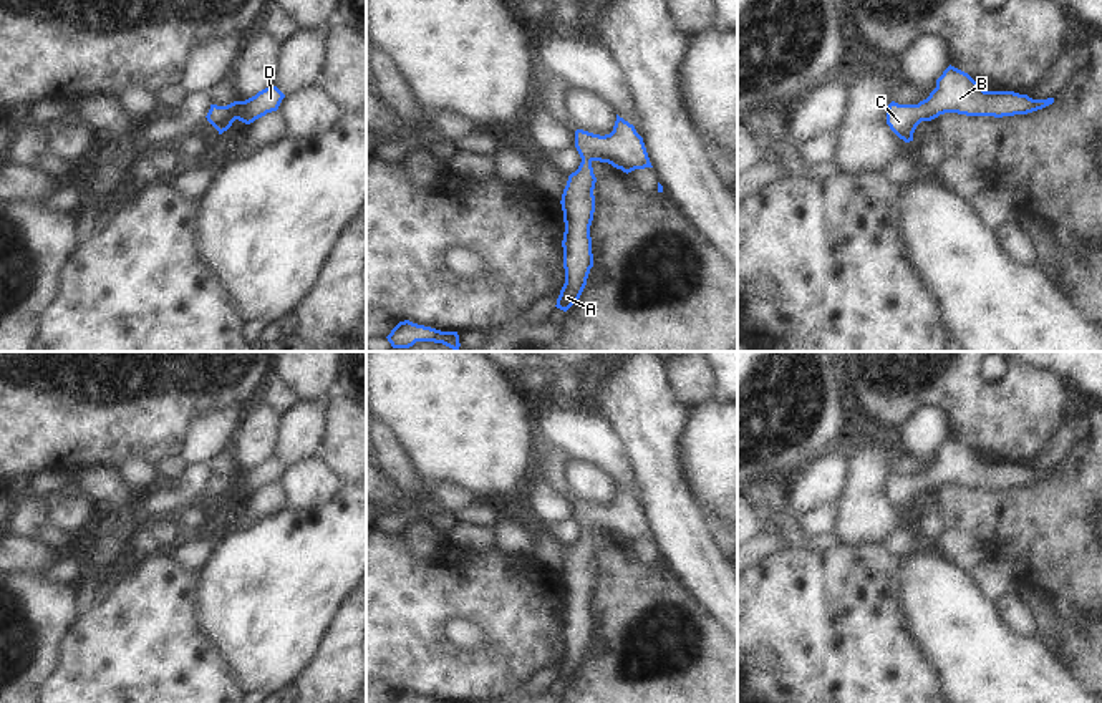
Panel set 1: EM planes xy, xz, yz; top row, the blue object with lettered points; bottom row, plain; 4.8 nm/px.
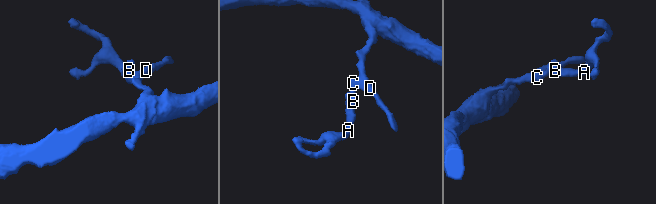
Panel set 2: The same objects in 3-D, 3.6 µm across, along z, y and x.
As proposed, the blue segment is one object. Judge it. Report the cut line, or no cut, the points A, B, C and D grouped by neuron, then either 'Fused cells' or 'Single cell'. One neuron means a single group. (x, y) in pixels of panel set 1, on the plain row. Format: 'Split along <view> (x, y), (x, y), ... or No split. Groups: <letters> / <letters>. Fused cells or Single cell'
No split. Groups: A B C D. Single cell.

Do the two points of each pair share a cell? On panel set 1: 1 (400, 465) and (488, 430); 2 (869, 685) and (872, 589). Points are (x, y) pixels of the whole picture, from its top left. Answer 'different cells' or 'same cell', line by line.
1: different cells
2: same cell

